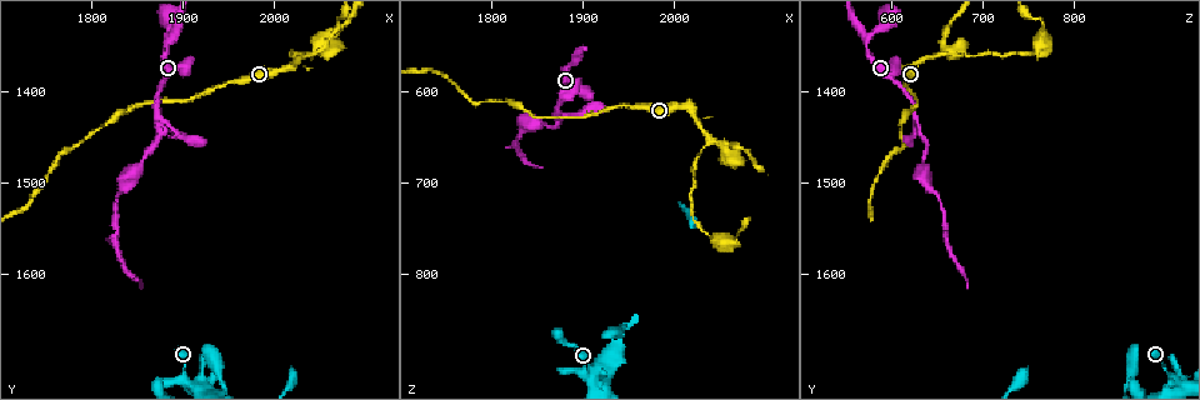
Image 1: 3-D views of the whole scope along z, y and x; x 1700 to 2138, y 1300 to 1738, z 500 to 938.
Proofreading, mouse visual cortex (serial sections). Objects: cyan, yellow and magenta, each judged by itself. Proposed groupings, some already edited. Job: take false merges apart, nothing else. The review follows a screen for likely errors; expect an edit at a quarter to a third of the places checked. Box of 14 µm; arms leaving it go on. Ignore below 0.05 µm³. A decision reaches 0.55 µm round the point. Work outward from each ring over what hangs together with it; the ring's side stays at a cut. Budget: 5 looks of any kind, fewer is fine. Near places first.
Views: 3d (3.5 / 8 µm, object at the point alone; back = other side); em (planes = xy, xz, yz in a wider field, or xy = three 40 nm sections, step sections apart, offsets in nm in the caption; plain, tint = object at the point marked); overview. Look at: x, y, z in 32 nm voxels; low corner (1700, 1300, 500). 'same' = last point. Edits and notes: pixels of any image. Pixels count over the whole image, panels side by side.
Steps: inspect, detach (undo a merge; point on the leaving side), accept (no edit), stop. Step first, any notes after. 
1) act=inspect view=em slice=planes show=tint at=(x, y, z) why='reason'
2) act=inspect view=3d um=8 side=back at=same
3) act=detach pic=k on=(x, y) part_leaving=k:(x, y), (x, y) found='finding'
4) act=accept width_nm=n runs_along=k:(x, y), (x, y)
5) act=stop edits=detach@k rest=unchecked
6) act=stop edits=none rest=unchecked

act=inspect view=3d um=8 at=(1885, 1345, 570) why='side arm on a straight run'

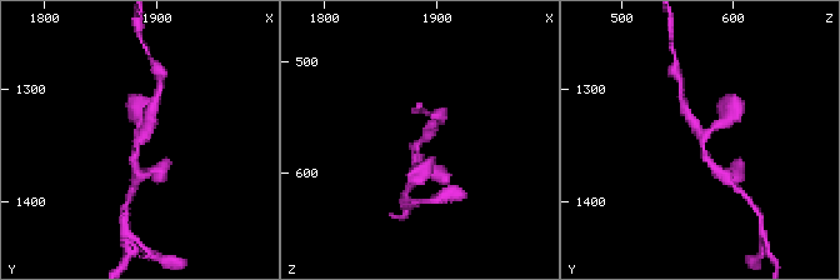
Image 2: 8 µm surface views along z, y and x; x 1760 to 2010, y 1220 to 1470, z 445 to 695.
act=inspect view=em slice=xy step=3 show=tint at=(1886, 1344, 574) arms=3 arm_widths_nm=250,250,300

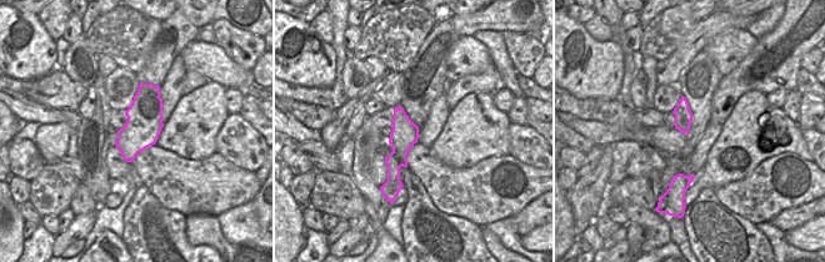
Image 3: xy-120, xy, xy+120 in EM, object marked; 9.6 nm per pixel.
act=accept width_nm=260 runs_along=2:(720, 173), (703, 140), (730, 115) found='one cell here'

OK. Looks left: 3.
act=inspect view=3d um=3.5 at=(2040, 1365, 650) why='branch point'

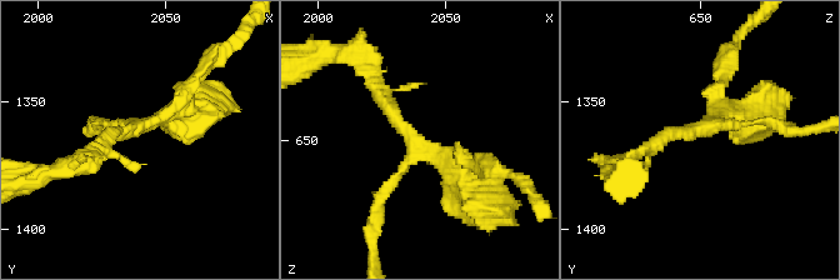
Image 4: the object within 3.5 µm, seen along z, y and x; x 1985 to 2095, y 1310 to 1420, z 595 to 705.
act=inspect view=em slice=xy step=3 show=tint at=(2037, 1360, 650) why='shape alone is not enough'

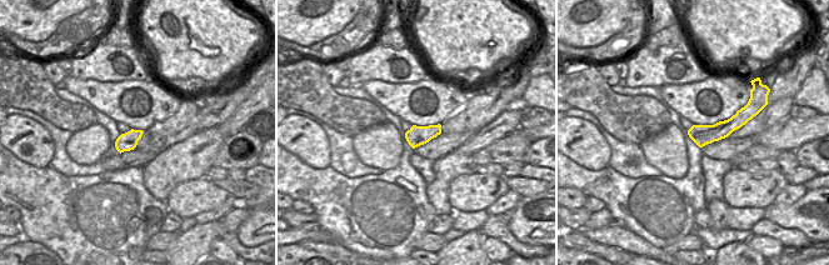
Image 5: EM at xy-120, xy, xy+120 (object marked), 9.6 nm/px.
act=detach pic=4 on=(379, 195) arms=3 arm_widths_nm=100,200,250 part_leaving=4:(408, 164), (380, 199), (373, 260) found='two cells meet here'

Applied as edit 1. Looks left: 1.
act=stop edits=detach@4 rest=unchecked

